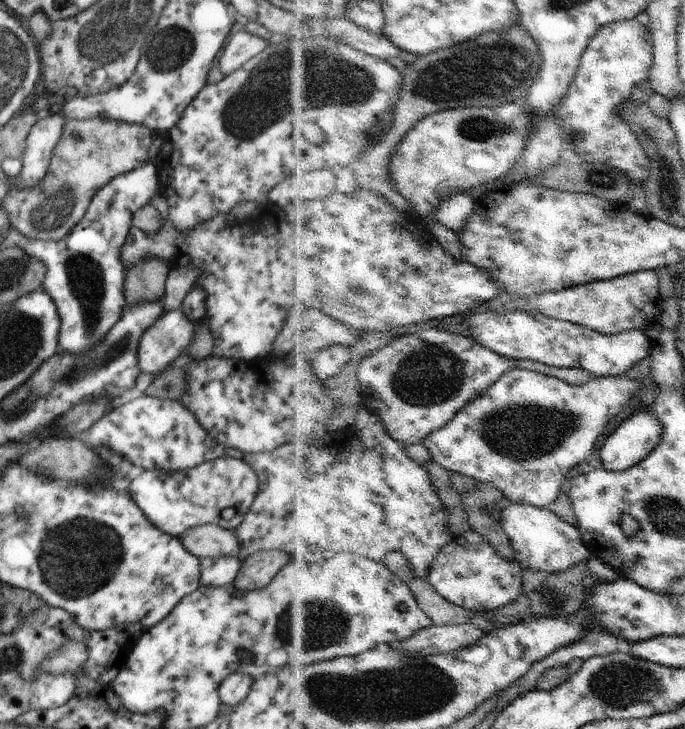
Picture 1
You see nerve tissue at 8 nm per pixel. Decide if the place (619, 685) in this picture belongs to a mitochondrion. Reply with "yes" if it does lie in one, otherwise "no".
yes

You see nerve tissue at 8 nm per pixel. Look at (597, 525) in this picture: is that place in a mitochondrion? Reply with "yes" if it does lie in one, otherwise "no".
no

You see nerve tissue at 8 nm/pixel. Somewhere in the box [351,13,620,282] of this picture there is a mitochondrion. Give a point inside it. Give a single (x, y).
(468, 73)

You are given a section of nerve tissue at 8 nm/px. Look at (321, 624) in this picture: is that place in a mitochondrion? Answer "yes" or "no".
yes

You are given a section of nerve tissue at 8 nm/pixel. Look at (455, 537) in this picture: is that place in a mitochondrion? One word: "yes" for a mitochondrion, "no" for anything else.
no

